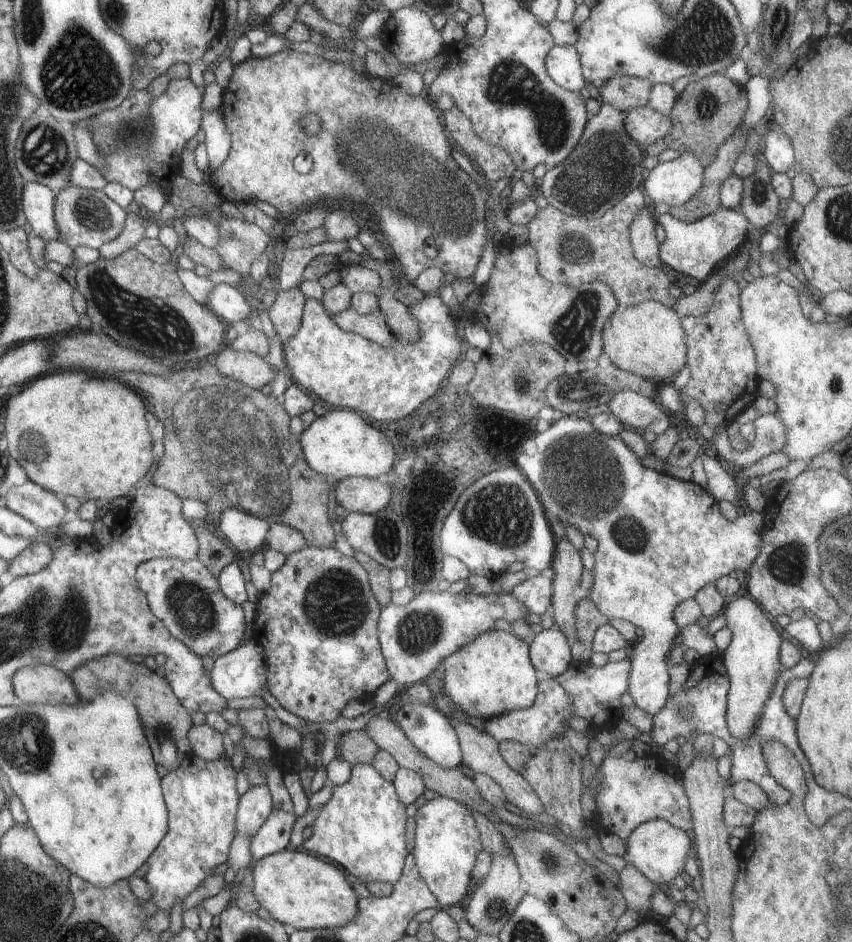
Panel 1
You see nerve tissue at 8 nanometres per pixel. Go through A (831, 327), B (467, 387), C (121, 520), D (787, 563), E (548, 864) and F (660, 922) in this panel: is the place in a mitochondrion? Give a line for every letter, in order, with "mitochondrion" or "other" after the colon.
A: other
B: other
C: other
D: mitochondrion
E: mitochondrion
F: other

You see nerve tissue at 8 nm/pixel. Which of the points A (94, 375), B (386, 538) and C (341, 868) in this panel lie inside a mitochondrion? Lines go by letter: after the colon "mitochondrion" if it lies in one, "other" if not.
A: other
B: mitochondrion
C: other

